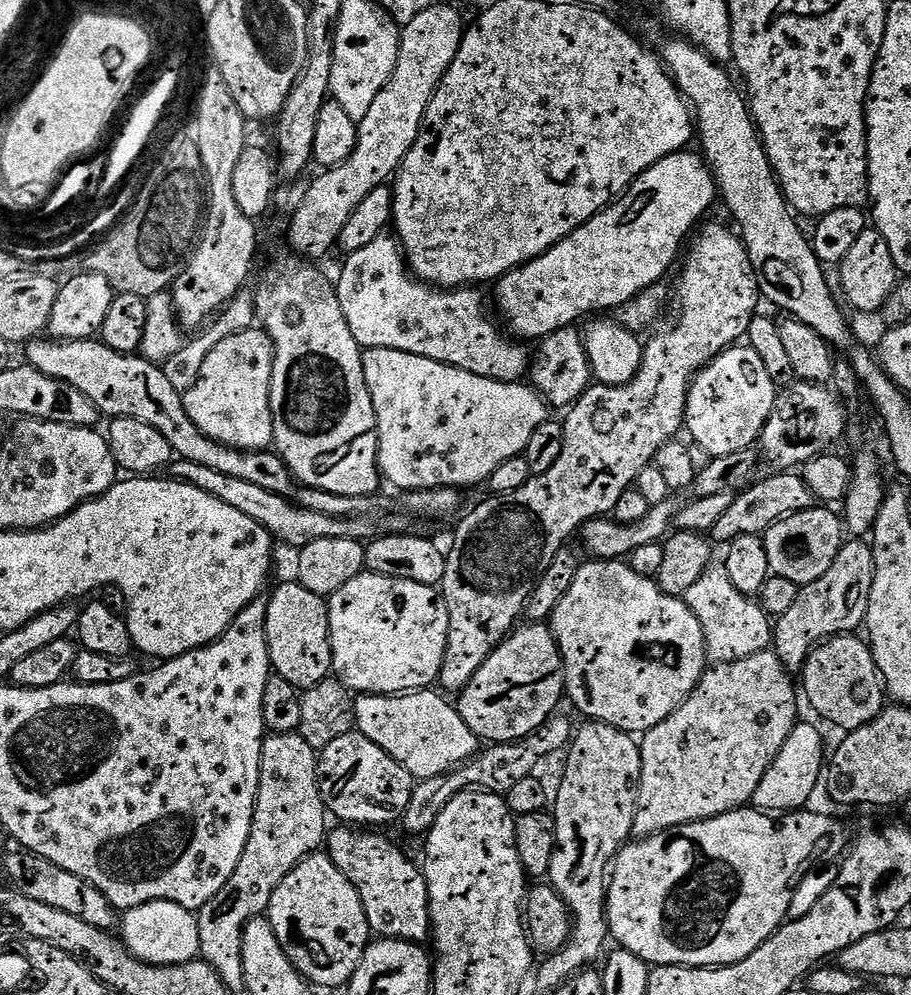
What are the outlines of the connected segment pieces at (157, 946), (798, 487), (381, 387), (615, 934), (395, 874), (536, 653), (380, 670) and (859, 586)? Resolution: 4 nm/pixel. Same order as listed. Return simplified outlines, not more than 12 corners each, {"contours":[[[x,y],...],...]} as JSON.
{"contours":[[[159,900],[127,909],[122,939],[147,964],[200,956],[195,911]],[[780,470],[733,495],[717,545],[761,535],[813,507],[803,475]],[[370,348],[380,475],[404,492],[483,485],[550,408]],[[745,806],[625,844],[608,931],[650,966],[741,964],[834,817]],[[336,826],[326,855],[377,937],[432,935],[423,871],[376,830]],[[517,627],[459,693],[481,741],[510,744],[565,699],[551,627]],[[365,570],[327,597],[332,672],[394,696],[439,681],[433,585]],[[841,543],[822,578],[774,624],[789,673],[867,621],[871,543]]]}

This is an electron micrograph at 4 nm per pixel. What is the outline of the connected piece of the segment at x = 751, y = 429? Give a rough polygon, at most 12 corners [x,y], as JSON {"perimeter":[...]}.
{"perimeter":[[753,348],[692,379],[684,428],[712,458],[749,451],[777,391]]}

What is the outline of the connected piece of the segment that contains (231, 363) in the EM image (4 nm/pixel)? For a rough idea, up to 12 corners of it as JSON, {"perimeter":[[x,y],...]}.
{"perimeter":[[222,338],[183,393],[190,422],[243,452],[273,447],[274,346]]}

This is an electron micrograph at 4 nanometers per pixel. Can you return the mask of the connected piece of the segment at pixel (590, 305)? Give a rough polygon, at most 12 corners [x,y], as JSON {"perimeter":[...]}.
{"perimeter":[[671,152],[495,281],[525,341],[665,279],[717,200]]}

